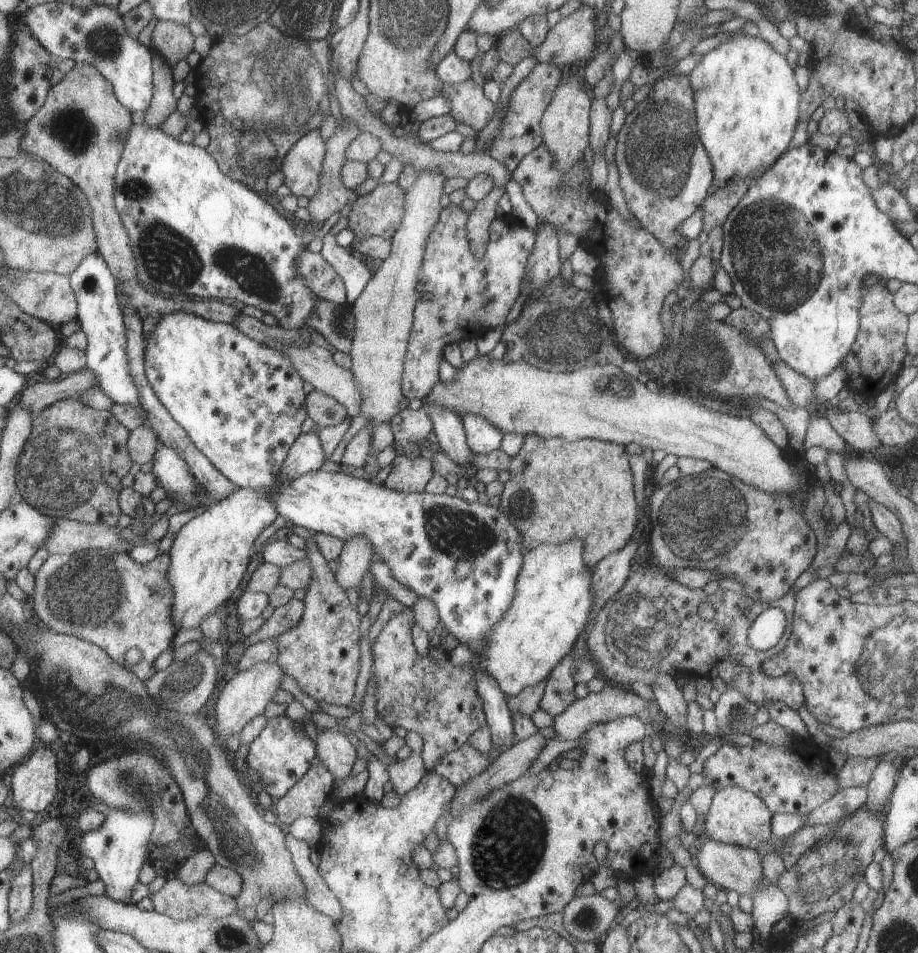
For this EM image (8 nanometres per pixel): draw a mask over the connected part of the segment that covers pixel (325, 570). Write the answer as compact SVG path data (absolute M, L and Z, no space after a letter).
M310 537L306 542L306 552L312 564L312 582L307 588L306 598L303 601L305 603L304 617L297 626L294 626L294 629L288 630L275 640L280 648L277 664L285 674L293 676L298 687L317 703L348 706L353 701L356 679L360 671L361 616L358 614L357 606L348 600L347 592L334 580L334 574L328 567L326 558L318 550L318 544L314 542L314 538Z

